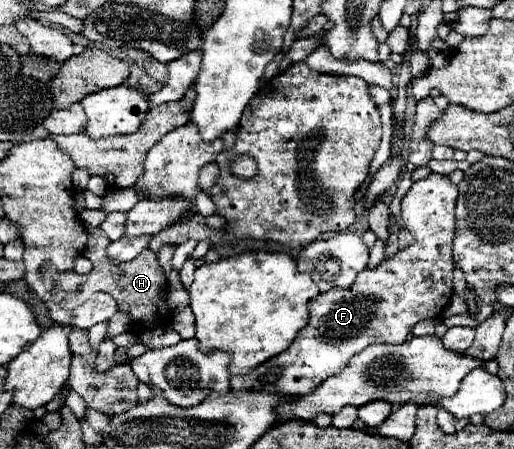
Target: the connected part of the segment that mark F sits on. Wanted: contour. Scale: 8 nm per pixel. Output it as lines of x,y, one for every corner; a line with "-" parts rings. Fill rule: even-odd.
429,174
427,178
415,182
409,192
401,200
401,220
407,232
415,238
413,244
401,248
393,258
385,258
375,268
365,268
357,274
355,282
343,290
329,290
325,294
317,294
309,302
309,322
299,330
297,338
291,346
279,354
263,362
259,368
253,368
249,374
231,376
231,390
267,390
267,392
283,392
283,394
311,394
323,378
331,374
339,374
343,366
347,366
349,358
359,354
371,344
387,342
401,344
407,340
411,328
425,318
431,318
445,308
447,300
453,296
453,256
451,244
455,238
455,204
457,204
459,188
443,174

